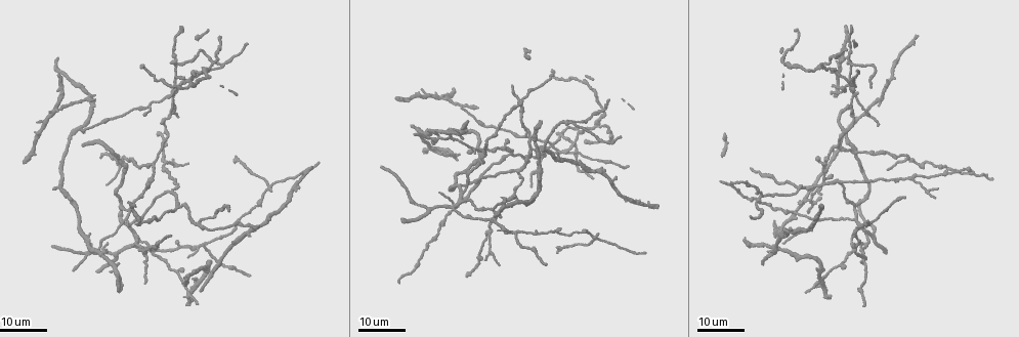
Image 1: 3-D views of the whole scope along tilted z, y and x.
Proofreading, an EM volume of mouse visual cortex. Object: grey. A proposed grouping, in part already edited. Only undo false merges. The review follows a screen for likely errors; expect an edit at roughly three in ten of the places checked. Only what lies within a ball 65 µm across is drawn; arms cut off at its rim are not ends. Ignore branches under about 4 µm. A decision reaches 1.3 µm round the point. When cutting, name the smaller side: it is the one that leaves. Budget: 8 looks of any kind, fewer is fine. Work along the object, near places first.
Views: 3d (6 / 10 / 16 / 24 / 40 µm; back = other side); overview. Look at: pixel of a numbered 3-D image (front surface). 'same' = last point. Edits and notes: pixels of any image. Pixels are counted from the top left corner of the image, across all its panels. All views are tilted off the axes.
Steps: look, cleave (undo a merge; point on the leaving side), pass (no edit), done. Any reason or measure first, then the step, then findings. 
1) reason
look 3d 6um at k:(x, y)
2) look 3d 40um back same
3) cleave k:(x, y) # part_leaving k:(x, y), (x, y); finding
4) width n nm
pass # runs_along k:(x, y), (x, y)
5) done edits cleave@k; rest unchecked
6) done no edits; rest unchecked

a fork
look 3d 16um at 1:(906, 160)

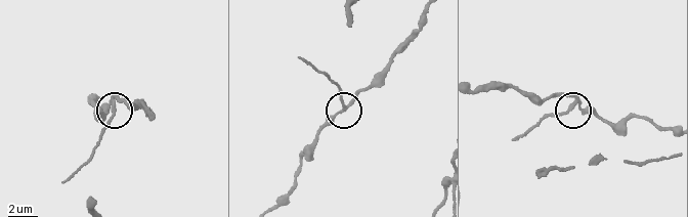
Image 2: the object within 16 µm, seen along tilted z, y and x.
look 3d 6um at 2:(573, 108)

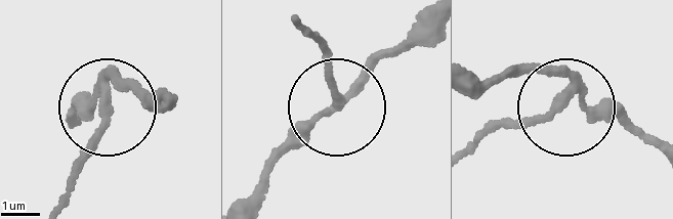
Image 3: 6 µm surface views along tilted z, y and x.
width 210 nm
pass # one cell here

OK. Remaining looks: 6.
three arms meet
look 3d 16um at 1:(519, 171)

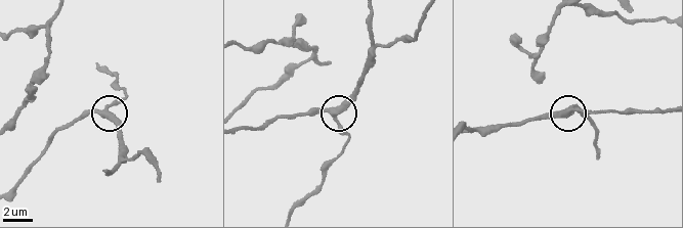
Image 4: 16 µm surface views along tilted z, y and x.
closer look
look 3d 6um at 4:(576, 111)

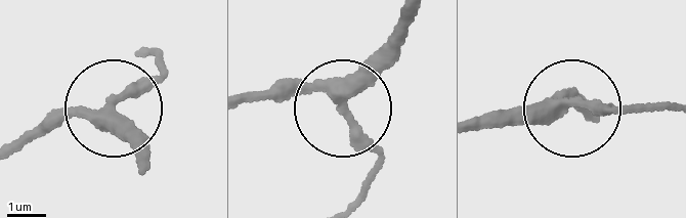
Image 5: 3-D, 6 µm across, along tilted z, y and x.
side_arm 33 um
pass # runs_along 5:(592, 120), (564, 98), (666, 108); continuous, no second cell

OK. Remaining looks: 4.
branch point
look 3d 16um at 1:(804, 188)

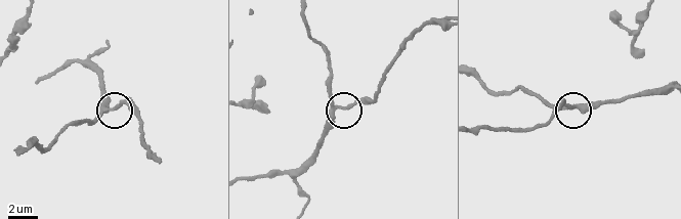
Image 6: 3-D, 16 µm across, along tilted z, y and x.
closer look
look 3d 10um at 6:(108, 108)

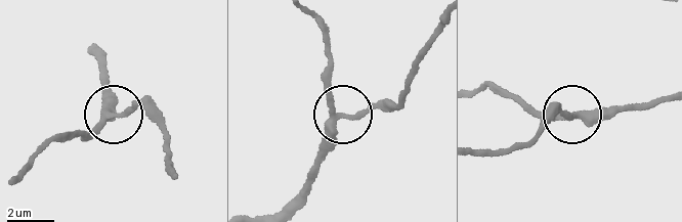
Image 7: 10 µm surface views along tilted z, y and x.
look 3d 6um at 7:(340, 117)

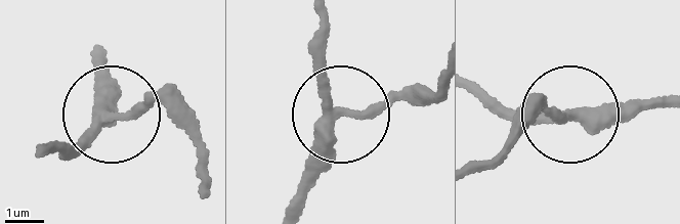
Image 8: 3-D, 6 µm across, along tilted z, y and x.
width 280 nm
pass # one cell here

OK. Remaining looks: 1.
done no edits; rest unchecked

